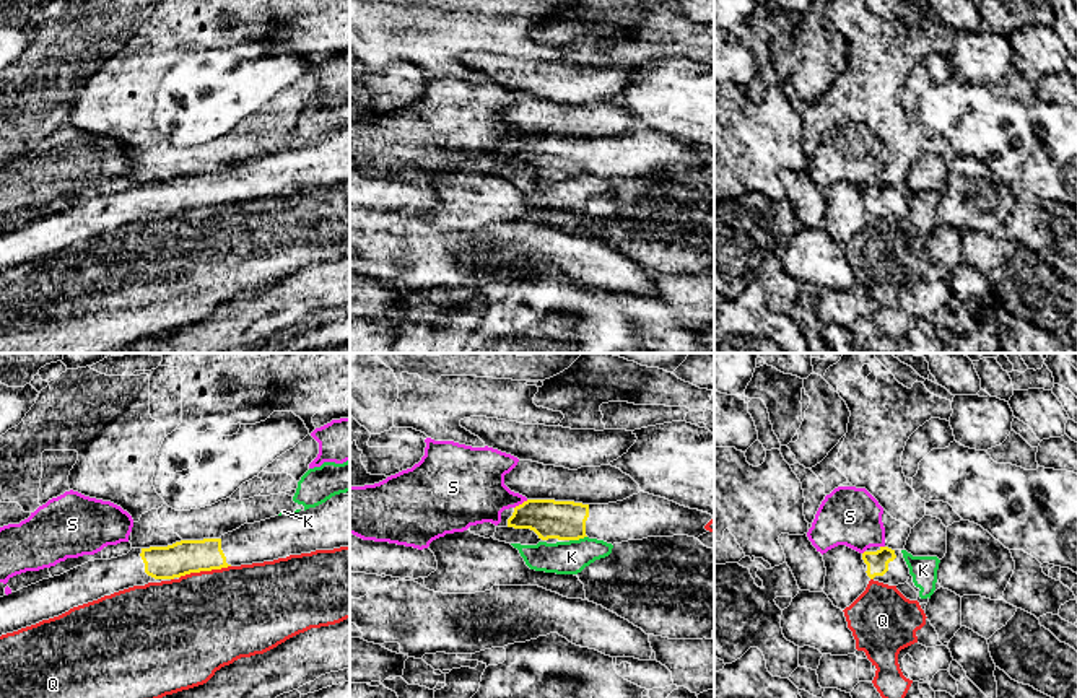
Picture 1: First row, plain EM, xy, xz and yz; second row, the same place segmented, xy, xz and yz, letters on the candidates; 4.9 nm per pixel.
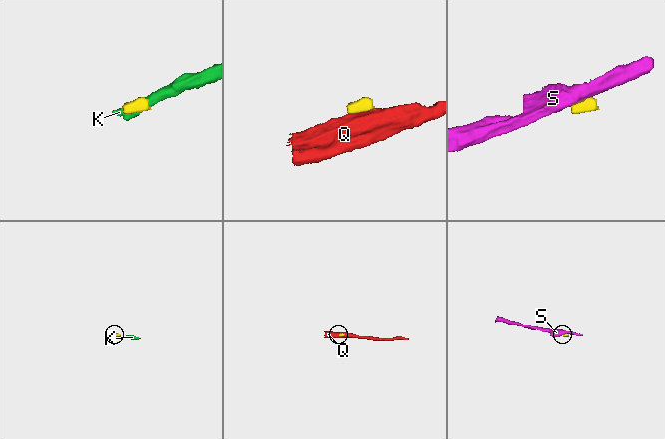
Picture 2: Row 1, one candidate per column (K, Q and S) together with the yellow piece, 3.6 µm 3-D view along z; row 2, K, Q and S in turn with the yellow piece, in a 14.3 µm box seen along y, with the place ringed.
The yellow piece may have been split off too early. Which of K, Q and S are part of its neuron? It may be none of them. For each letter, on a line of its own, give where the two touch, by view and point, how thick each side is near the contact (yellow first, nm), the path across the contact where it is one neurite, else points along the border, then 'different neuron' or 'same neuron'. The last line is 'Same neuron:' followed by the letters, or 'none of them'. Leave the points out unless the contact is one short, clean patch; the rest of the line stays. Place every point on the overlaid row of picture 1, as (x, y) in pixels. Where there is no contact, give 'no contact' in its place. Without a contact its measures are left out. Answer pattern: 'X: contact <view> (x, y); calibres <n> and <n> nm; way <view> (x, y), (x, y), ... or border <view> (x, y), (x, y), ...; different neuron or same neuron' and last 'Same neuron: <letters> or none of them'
K: contact xz (578, 539); calibres 190 and 160 nm; border xz (586, 536), (570, 540); different neuron
Q: contact xy (204, 570); calibres 170 and 480 nm; border xy (230, 565), (220, 570), (191, 571), (179, 578); different neuron
S: contact xz (523, 503); calibres 190 and 320 nm; border xz (527, 500), (514, 508); different neuron
Same neuron: none of them

